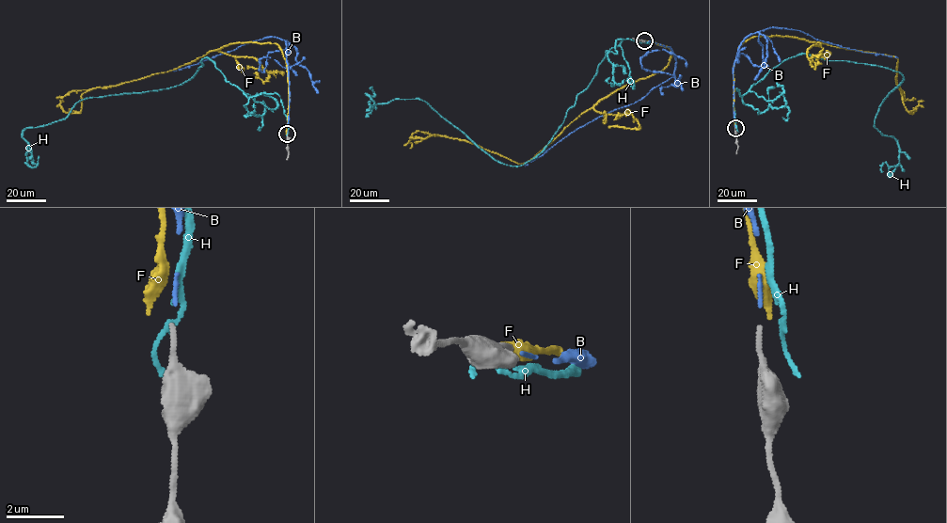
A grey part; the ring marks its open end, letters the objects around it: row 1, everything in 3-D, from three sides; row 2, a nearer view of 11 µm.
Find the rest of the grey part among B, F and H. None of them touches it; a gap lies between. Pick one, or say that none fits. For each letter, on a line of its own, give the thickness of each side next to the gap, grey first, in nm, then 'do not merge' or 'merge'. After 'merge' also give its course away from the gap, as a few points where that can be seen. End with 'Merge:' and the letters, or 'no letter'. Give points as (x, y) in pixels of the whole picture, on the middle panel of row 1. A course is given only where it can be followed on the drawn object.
B: 150/120 nm | merge | via (645, 40), (670, 48), (676, 62), (670, 78), (639, 100), (577, 128), (524, 166)
F: 150/280 nm | do not merge
H: 150/150 nm | do not merge
Merge: B

